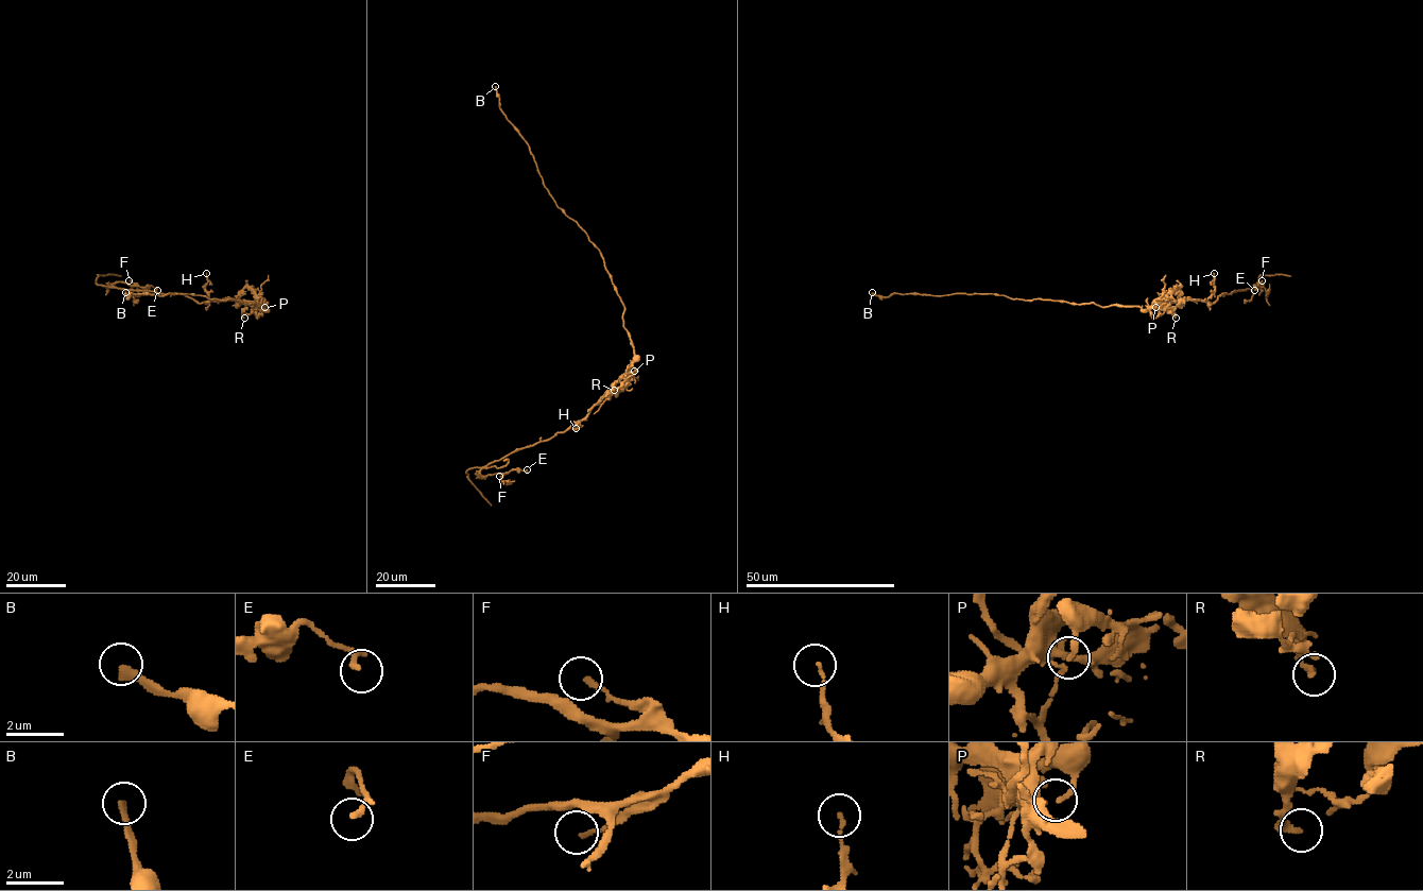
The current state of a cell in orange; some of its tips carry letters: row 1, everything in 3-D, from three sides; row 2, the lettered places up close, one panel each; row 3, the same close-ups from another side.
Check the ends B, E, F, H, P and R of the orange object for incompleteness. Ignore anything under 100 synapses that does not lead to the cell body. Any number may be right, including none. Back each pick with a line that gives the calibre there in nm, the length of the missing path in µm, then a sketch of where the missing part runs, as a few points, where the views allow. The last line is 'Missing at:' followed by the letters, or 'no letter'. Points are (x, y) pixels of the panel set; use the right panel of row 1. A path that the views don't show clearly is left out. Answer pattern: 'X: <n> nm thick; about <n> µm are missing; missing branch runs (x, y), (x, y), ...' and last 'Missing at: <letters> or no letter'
Missing at: no letter

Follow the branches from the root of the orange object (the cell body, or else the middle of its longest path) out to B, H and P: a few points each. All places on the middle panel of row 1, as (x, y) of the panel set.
B: (627, 331), (622, 320), (623, 304), (600, 251), (556, 206), (544, 184), (529, 144), (500, 108), (495, 86)
H: (627, 331), (634, 349), (634, 363), (576, 428)
P: (627, 331), (634, 355), (631, 376), (634, 371)

